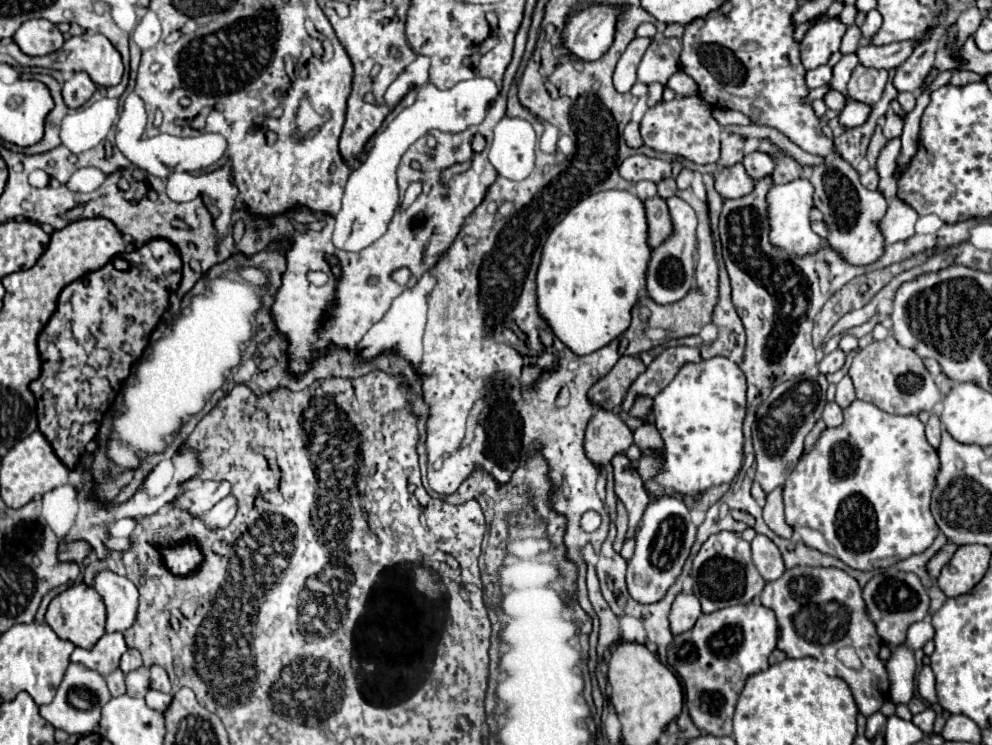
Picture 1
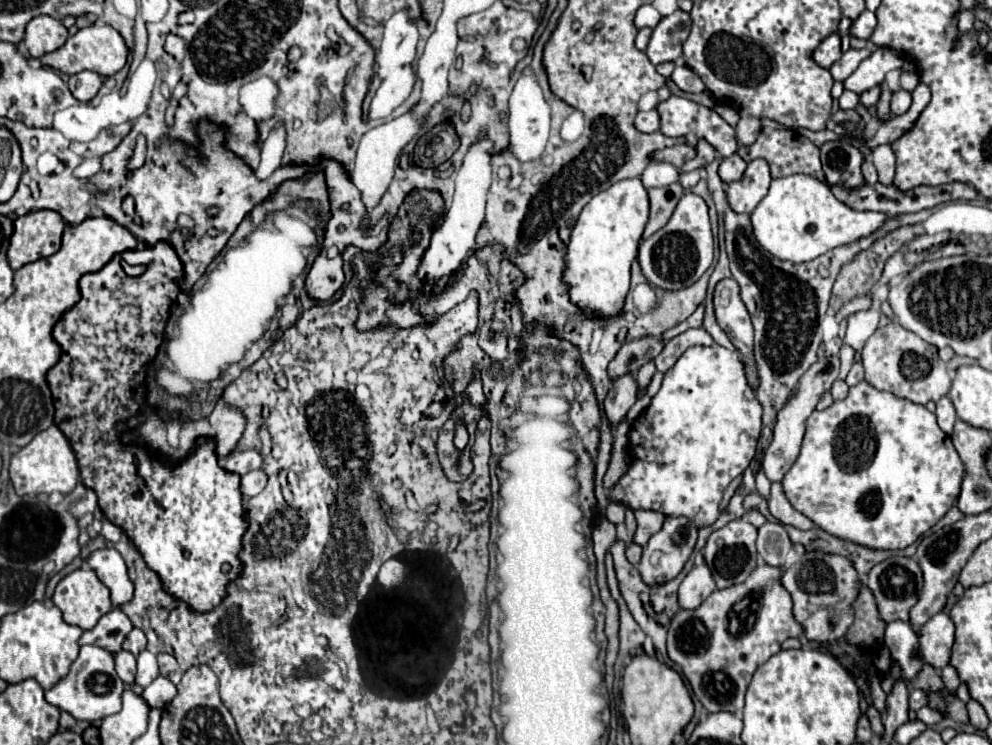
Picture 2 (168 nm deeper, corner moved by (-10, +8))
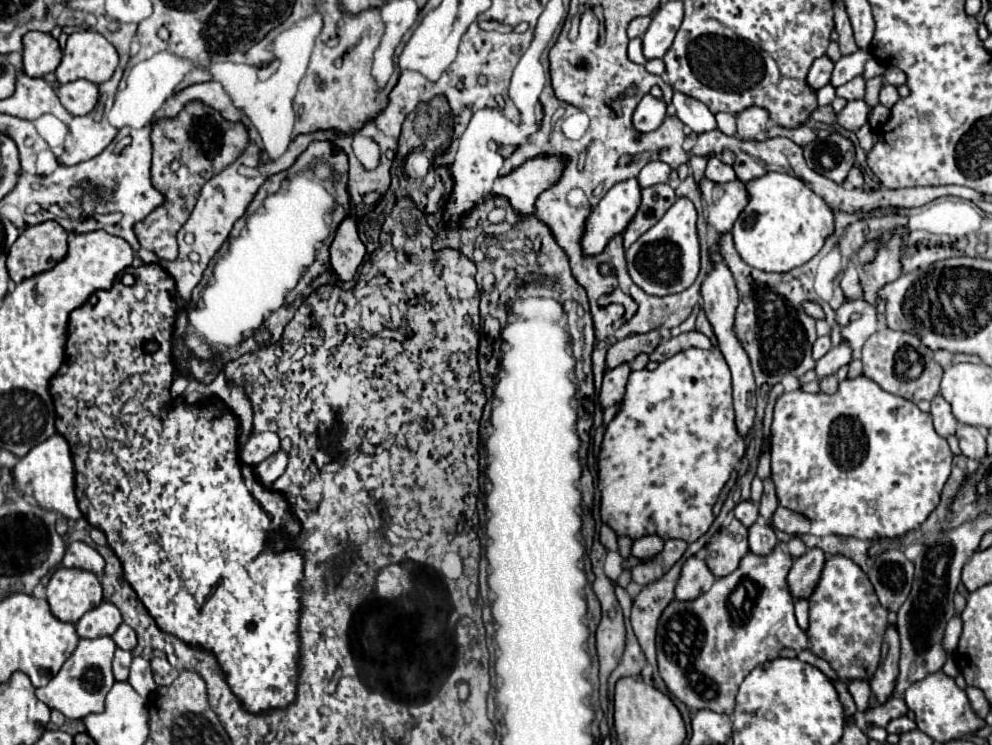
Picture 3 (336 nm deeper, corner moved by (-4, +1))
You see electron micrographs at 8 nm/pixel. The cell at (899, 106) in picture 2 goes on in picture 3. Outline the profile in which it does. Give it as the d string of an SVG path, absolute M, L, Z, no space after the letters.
M884 83L882 85L882 89L880 89L880 103L884 105L884 107L892 107L892 103L896 103L896 99L900 99L900 95L898 95L898 91L896 91L896 87L894 85L888 85L888 83Z

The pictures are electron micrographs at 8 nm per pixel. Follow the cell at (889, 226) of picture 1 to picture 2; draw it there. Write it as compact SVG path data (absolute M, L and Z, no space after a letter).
M792 174L772 180L770 192L760 200L752 212L752 226L756 240L780 260L808 262L828 250L844 244L852 244L864 236L874 234L890 214L872 210L854 210L842 204L832 190L814 176Z

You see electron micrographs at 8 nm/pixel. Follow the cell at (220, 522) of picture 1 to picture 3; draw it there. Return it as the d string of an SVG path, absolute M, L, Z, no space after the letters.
M278 451L276 455L270 455L268 459L256 465L256 475L264 485L272 485L284 473L286 465L288 465L288 453Z

